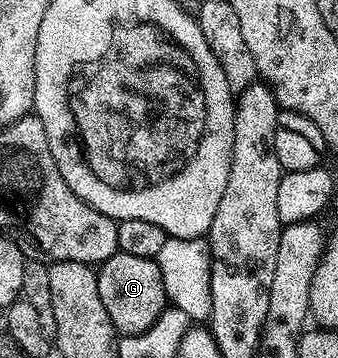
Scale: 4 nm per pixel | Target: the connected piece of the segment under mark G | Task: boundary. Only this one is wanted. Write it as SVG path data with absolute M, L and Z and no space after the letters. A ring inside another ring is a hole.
M118 251L99 266L96 278L98 295L102 295L106 315L110 315L112 326L121 334L145 333L163 315L169 304L162 283L162 271L155 259L138 259L138 255Z

